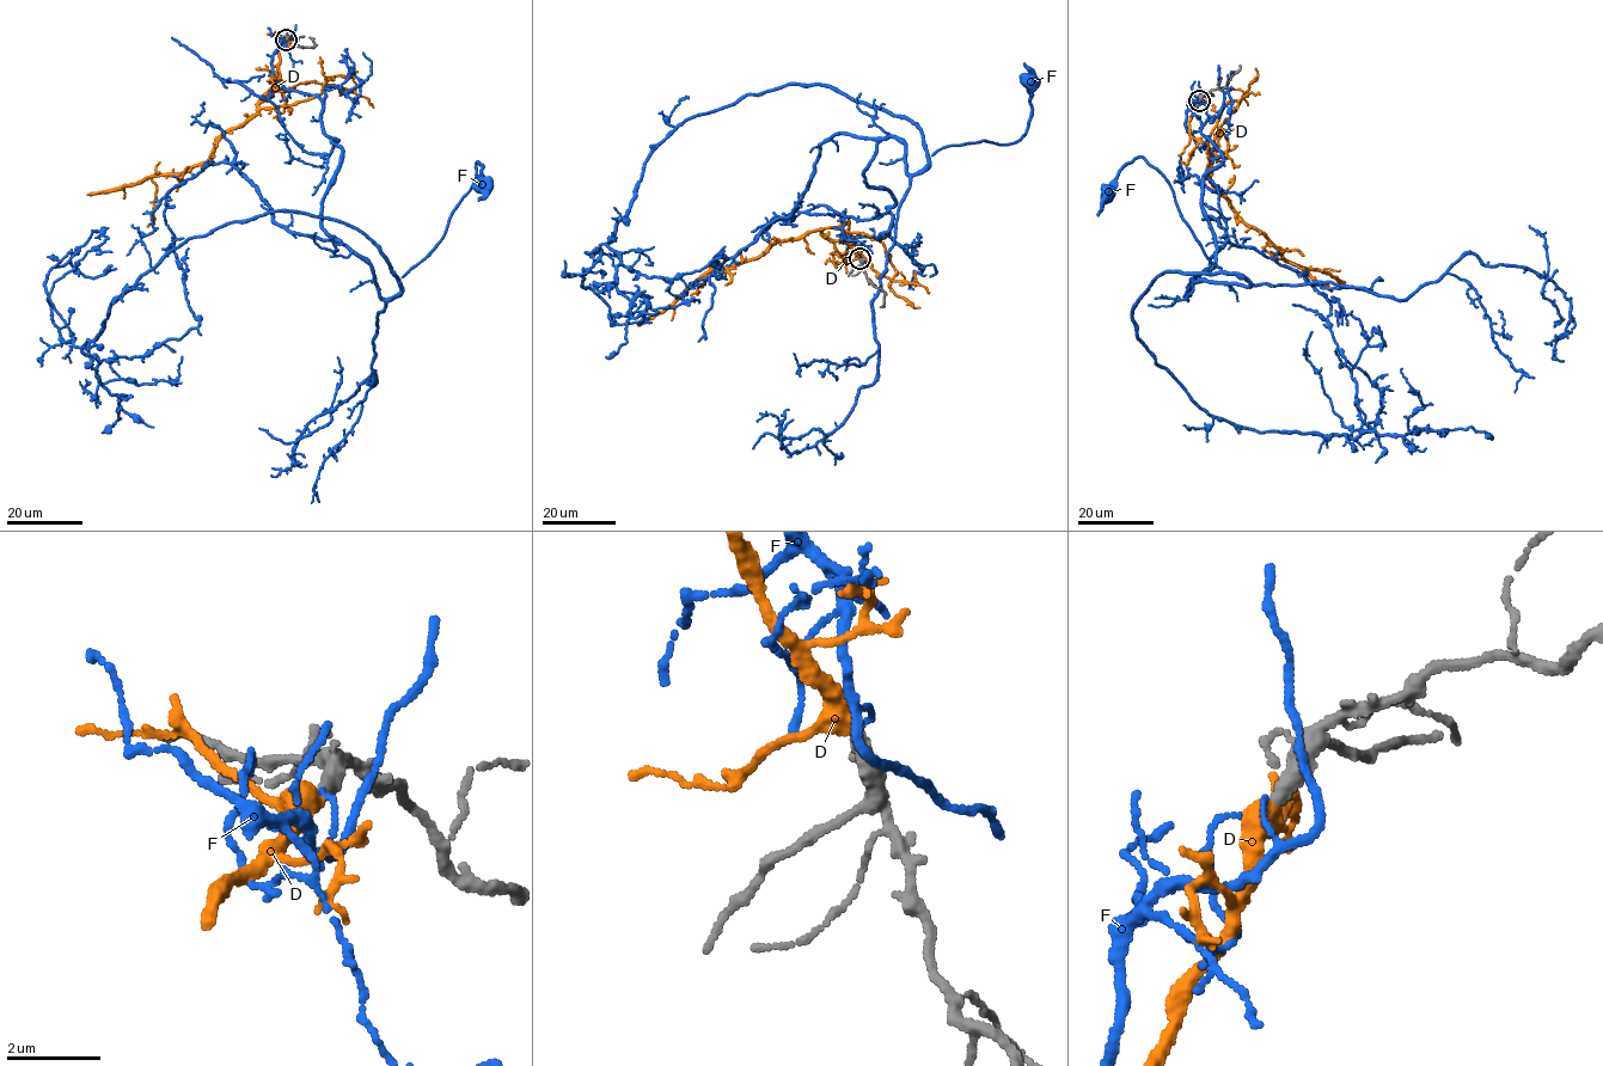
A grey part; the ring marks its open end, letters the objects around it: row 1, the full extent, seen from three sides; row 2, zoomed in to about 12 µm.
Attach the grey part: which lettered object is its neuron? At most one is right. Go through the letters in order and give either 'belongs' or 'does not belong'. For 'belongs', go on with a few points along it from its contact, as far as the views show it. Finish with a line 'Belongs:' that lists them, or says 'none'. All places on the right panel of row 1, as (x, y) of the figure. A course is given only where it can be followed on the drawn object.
D: belongs; course (1199, 100), (1189, 133), (1206, 147), (1211, 182), (1219, 194), (1285, 262), (1344, 282)
F: does not belong
Belongs: D

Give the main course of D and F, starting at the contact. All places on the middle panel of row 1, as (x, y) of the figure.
D: (860, 258), (850, 234), (842, 242), (820, 230), (806, 233), (733, 265), (705, 271), (662, 311), (637, 324)
F: (861, 258), (840, 234), (880, 239), (895, 204), (863, 172), (879, 141), (910, 175), (1009, 144), (1032, 85)

